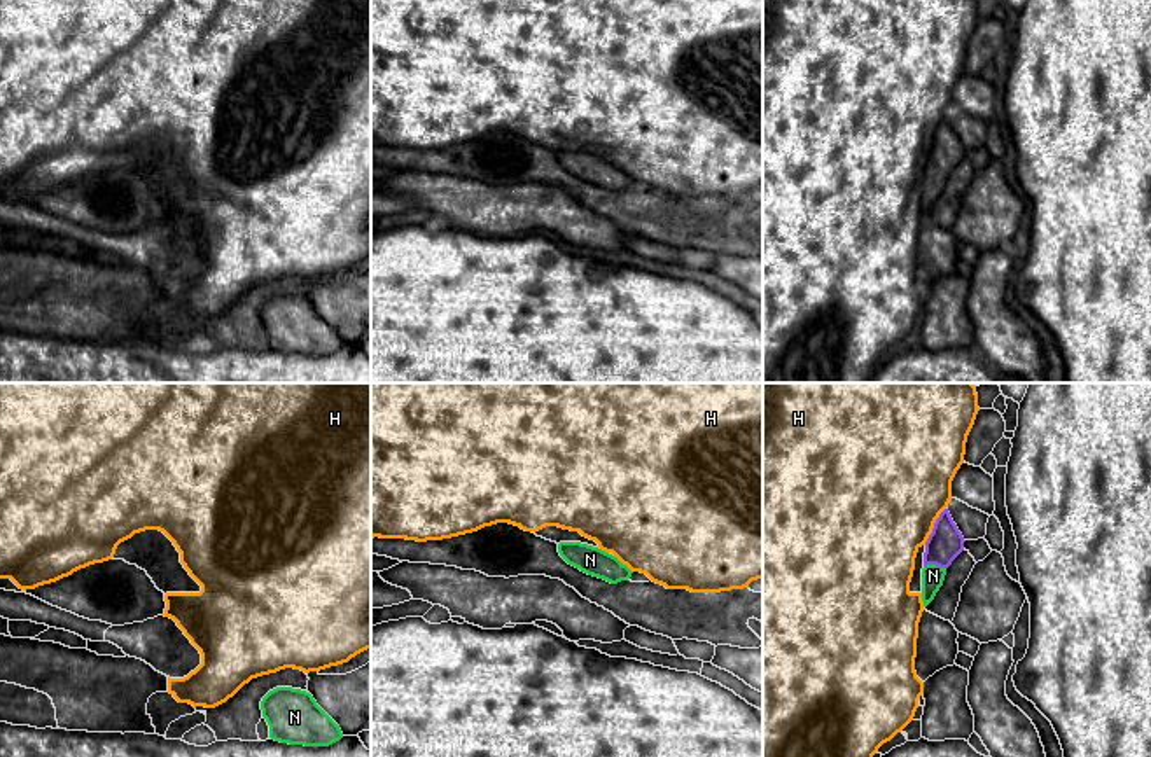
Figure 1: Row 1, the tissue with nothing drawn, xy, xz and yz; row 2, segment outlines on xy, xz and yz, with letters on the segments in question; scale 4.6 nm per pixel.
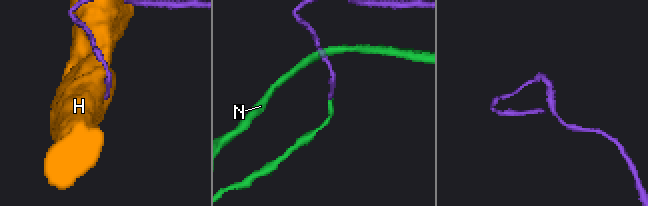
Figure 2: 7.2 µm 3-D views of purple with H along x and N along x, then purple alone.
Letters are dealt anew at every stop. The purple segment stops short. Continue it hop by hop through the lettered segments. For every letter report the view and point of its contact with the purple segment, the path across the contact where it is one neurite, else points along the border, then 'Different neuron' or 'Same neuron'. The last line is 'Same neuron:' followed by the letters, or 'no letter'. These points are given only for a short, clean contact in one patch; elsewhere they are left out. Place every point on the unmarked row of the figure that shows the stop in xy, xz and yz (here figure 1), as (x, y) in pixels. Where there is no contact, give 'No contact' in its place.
H: Touches purple at yz (934, 135). Different neuron
N: Touches purple at yz (934, 172). Same neuron
Same neuron: N

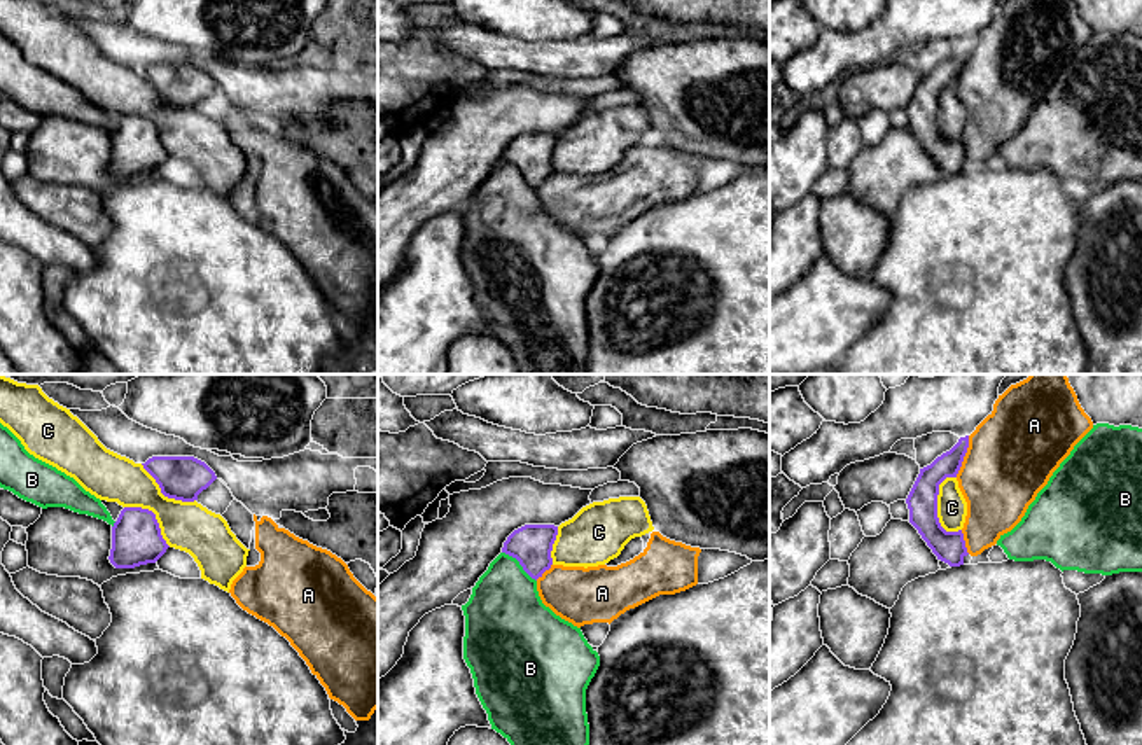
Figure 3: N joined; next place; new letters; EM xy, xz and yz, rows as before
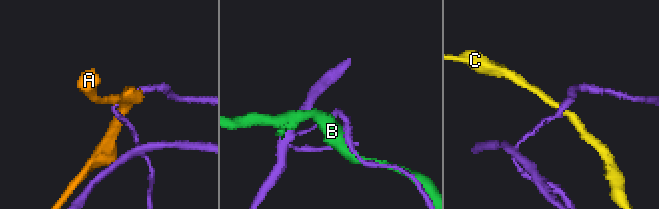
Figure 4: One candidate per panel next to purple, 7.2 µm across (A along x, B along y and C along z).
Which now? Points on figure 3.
A: Touches purple at yz (964, 63). Different neuron
B: Touches purple at xz (520, 172). Different neuron
C: Touches purple at yz (936, 109). Different neuron
Same neuron: no letter

